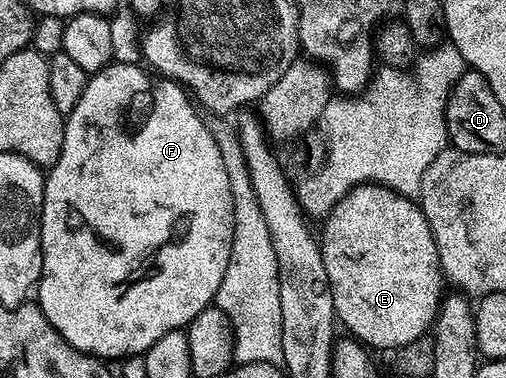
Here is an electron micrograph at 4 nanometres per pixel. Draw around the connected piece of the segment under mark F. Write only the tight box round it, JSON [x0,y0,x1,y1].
[34,60,234,360]

